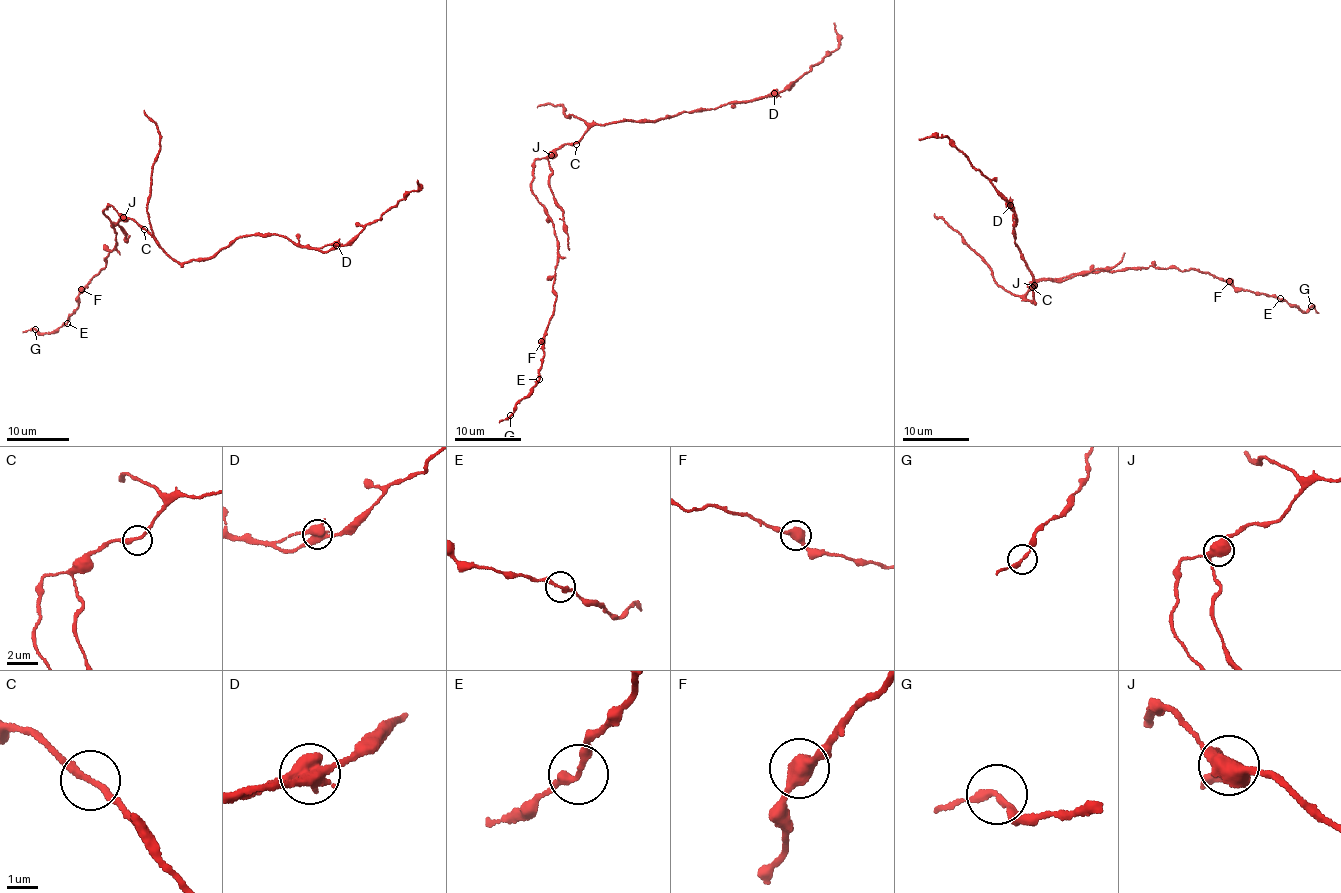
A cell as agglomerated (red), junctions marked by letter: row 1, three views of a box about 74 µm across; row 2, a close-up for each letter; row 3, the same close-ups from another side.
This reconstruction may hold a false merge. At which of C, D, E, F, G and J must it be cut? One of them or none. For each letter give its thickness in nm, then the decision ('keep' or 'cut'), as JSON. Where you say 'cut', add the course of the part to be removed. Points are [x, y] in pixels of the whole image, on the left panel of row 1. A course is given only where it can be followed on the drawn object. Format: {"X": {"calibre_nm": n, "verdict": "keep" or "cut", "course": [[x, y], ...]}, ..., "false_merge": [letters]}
{"C": {"calibre_nm": 240, "verdict": "keep"}, "D": {"calibre_nm": 460, "verdict": "keep"}, "E": {"calibre_nm": 240, "verdict": "keep"}, "F": {"calibre_nm": 480, "verdict": "keep"}, "G": {"calibre_nm": 240, "verdict": "keep"}, "J": {"calibre_nm": 460, "verdict": "keep"}, "false_merge": []}

